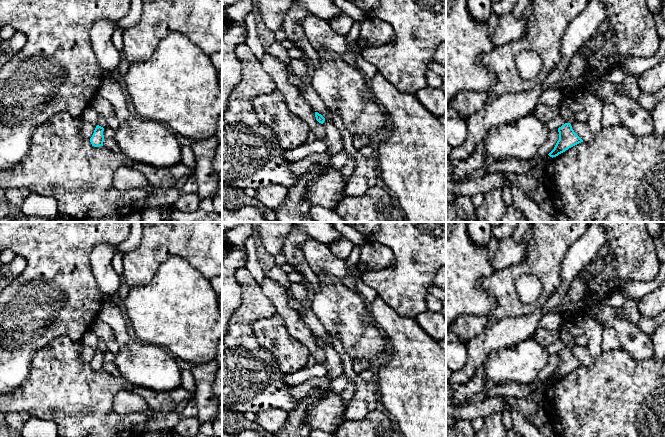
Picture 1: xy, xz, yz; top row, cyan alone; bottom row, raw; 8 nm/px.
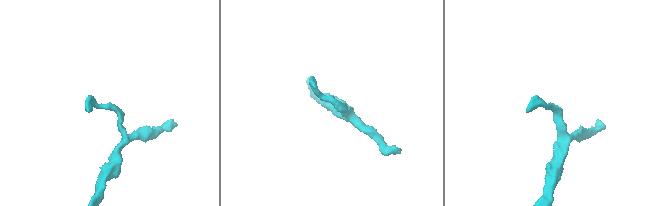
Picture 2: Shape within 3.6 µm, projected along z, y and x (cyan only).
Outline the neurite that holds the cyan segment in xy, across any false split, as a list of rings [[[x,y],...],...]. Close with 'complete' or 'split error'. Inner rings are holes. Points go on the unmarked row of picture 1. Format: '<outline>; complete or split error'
[[[97,349],[92,361],[90,362],[90,366],[94,371],[103,370],[104,366],[104,359],[103,359],[104,352]]]; complete

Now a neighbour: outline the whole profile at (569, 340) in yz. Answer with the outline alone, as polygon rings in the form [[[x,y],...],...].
[[[561,331],[560,340],[563,341],[567,347],[572,348],[575,346],[575,337],[570,335],[567,331]]]

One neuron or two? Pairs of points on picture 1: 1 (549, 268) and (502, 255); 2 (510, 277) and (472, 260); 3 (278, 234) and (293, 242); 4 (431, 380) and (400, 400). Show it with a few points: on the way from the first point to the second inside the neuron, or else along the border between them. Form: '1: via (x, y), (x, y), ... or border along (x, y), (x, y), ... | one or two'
1: border along (529, 238), (525, 259), (520, 263), (501, 268) | two
2: border along (498, 269), (478, 282), (490, 294) | two
3: border along (290, 232), (282, 250) | two
4: via (423, 387), (413, 387), (408, 392) | one

